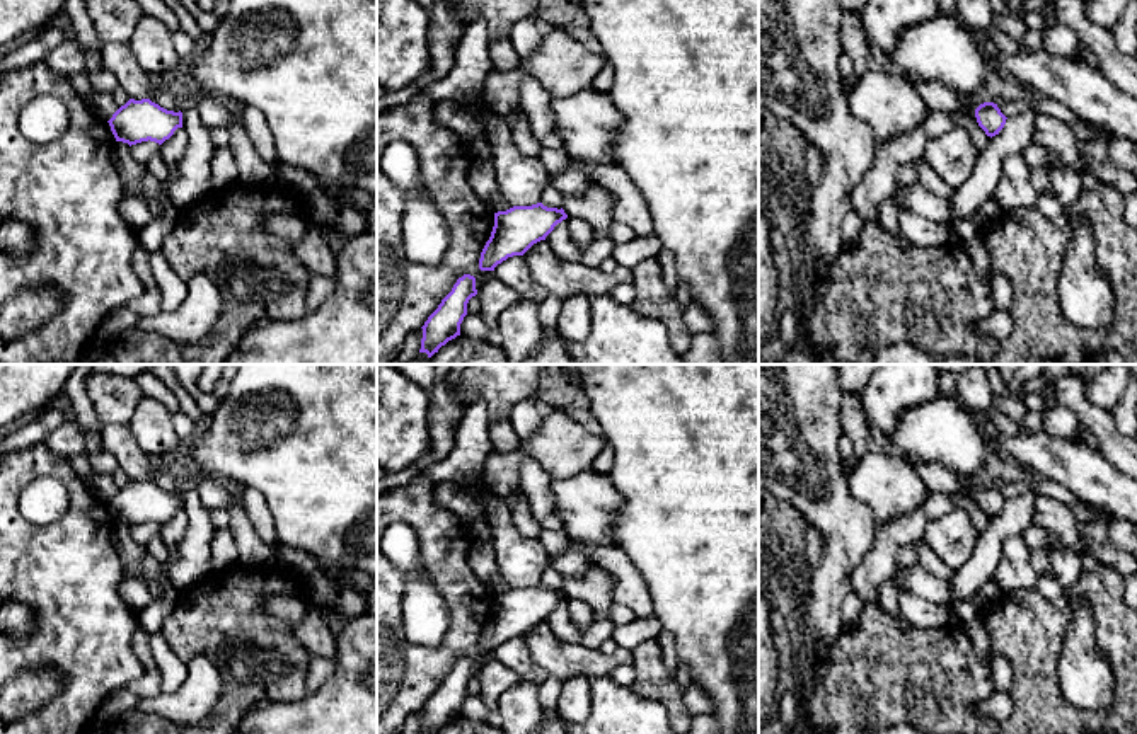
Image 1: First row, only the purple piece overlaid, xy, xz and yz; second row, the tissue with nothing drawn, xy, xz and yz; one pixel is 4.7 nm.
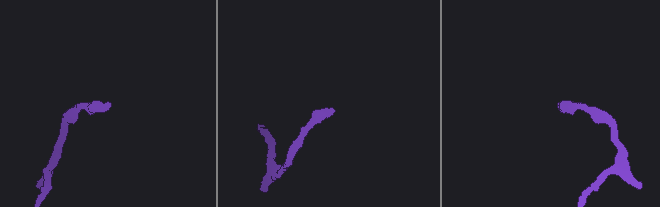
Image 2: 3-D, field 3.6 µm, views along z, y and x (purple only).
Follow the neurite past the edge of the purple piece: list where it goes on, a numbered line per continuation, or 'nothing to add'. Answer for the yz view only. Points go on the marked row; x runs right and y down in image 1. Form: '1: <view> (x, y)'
1: yz (941, 50)

